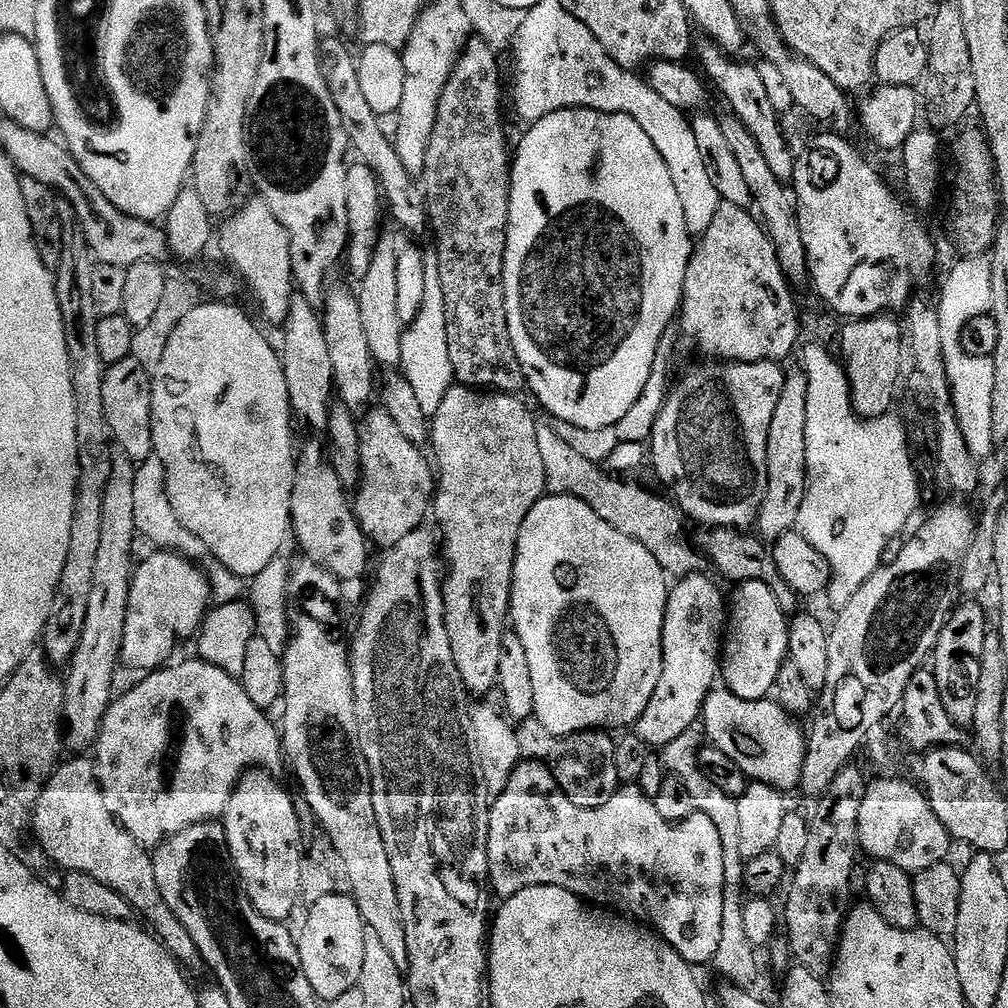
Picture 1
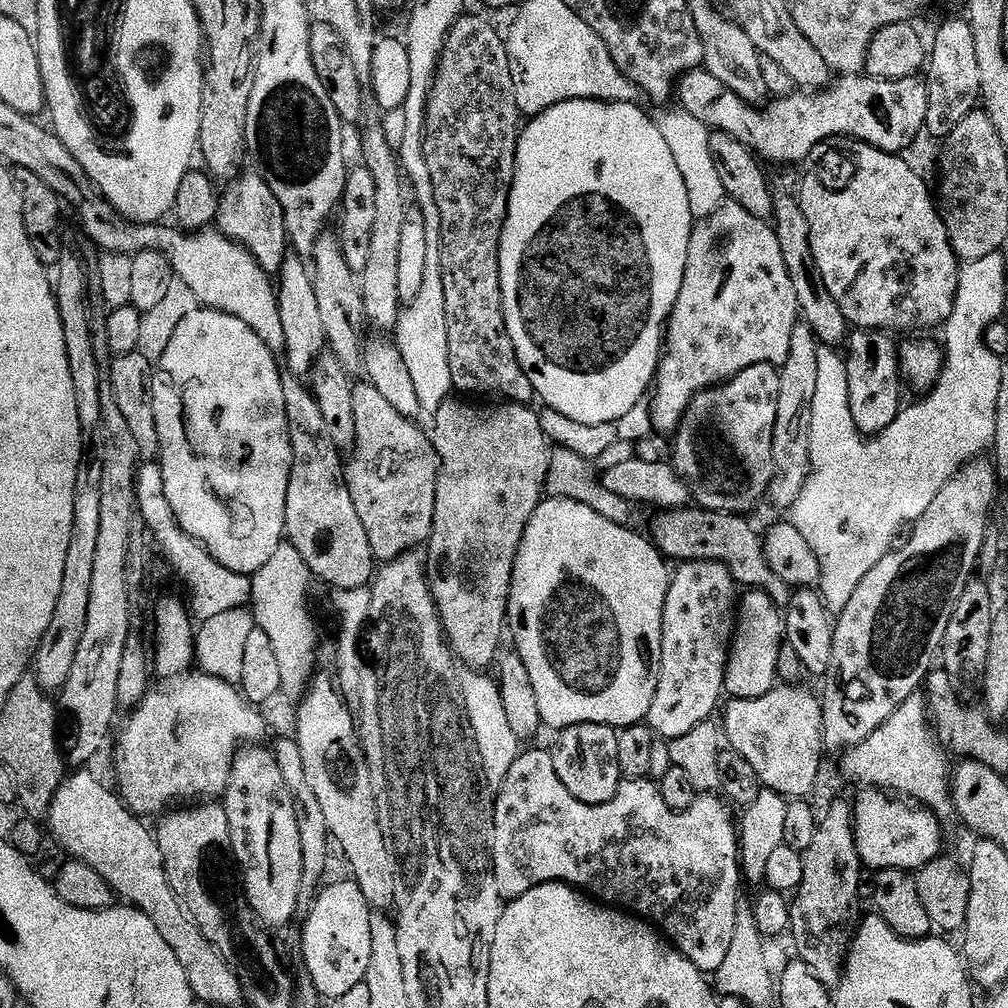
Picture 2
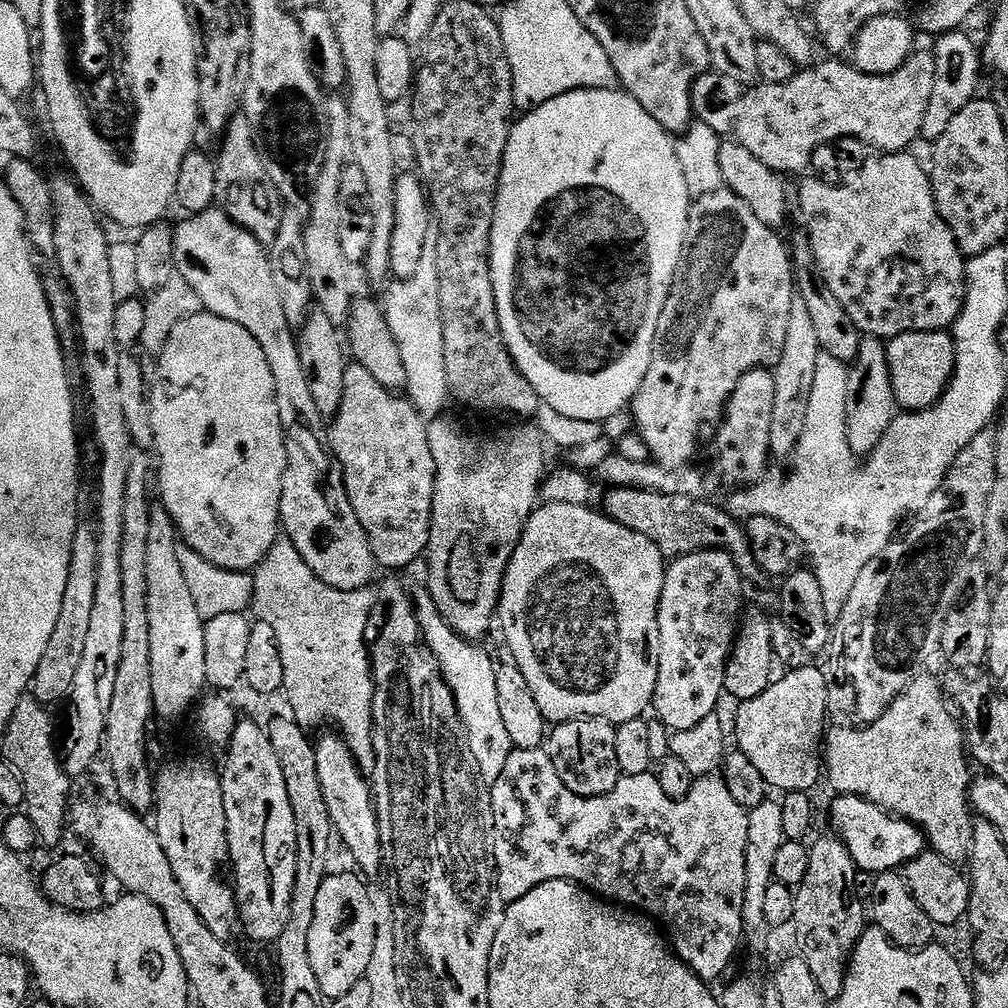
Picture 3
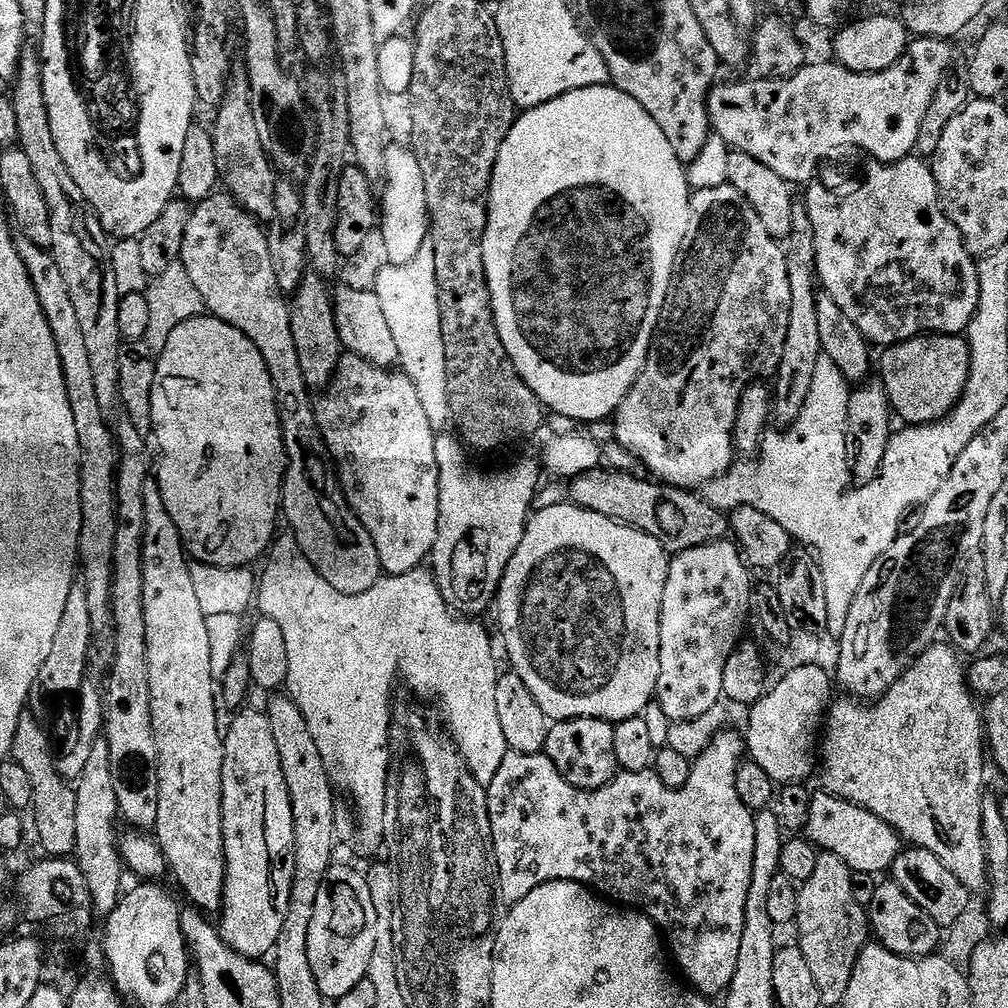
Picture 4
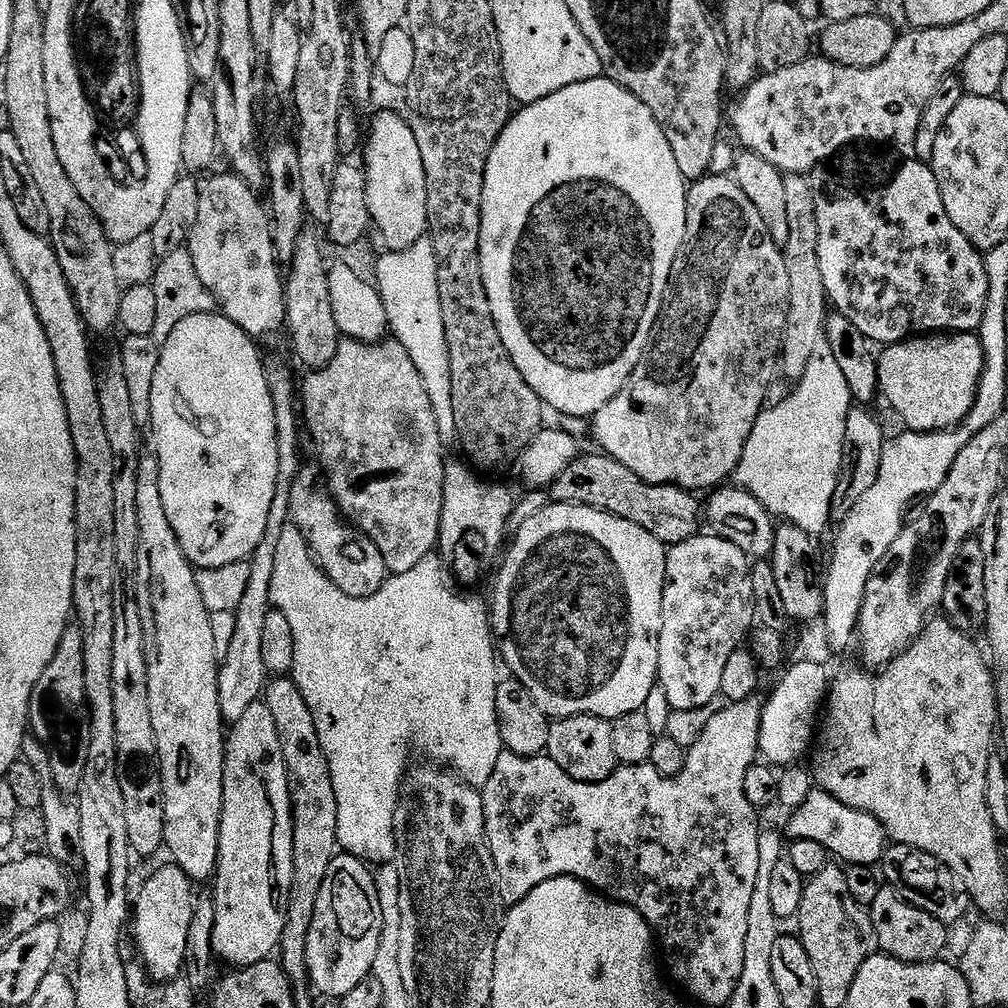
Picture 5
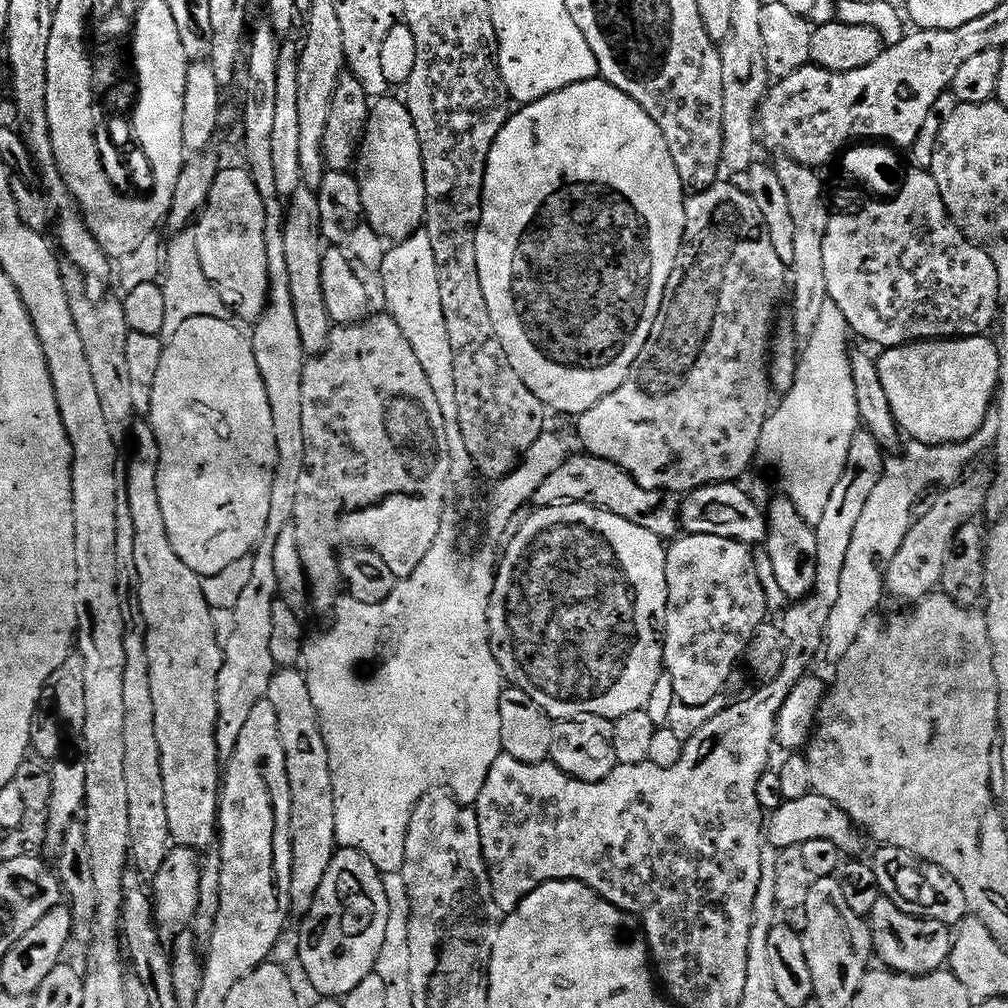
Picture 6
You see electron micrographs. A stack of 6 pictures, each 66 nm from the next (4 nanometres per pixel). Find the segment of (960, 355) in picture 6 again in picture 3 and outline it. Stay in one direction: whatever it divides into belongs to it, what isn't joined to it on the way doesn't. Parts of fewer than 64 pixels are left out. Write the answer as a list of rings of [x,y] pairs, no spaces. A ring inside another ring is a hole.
[[[947,331],[911,332],[887,341],[886,347],[897,405],[908,412],[934,407],[944,397],[956,370],[956,341]]]

